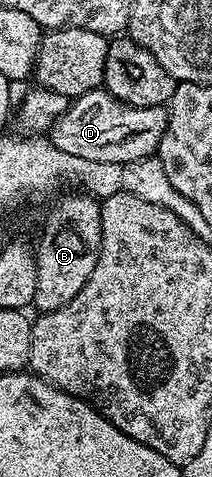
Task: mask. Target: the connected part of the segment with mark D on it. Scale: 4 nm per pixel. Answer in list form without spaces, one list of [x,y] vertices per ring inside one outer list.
[[[100,88],[98,90],[87,90],[80,98],[74,99],[68,105],[66,112],[55,121],[54,126],[49,131],[49,141],[57,148],[61,148],[61,152],[69,152],[69,156],[77,156],[81,160],[97,160],[98,162],[118,162],[120,164],[125,162],[132,162],[133,160],[141,160],[142,158],[150,158],[159,149],[161,136],[167,127],[167,110],[163,106],[130,106],[121,100],[117,100],[113,95],[107,93],[106,89]]]

